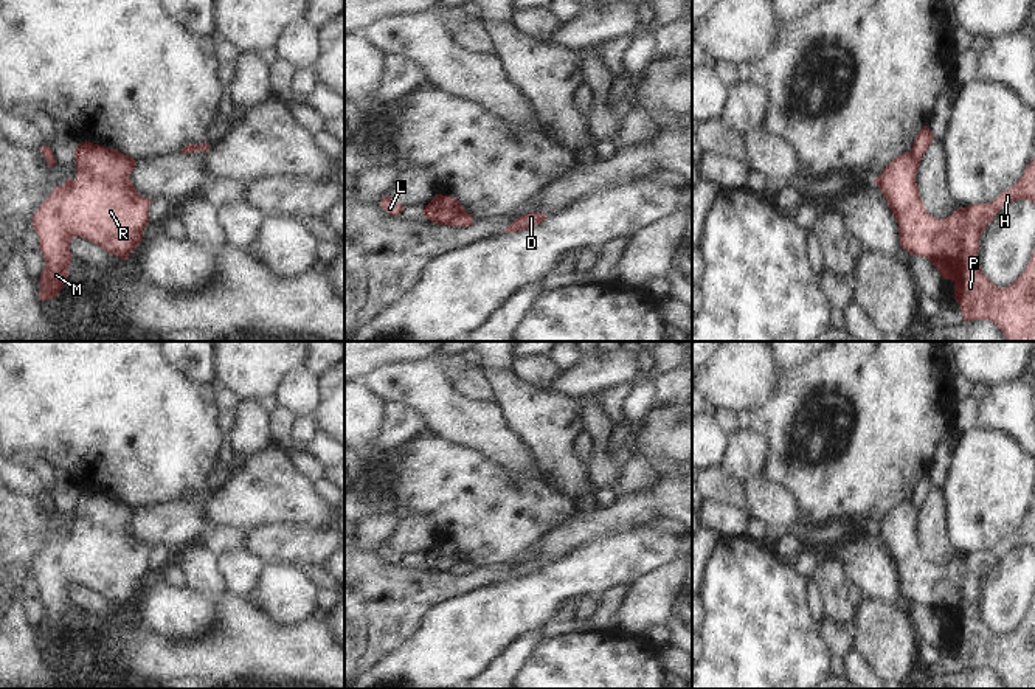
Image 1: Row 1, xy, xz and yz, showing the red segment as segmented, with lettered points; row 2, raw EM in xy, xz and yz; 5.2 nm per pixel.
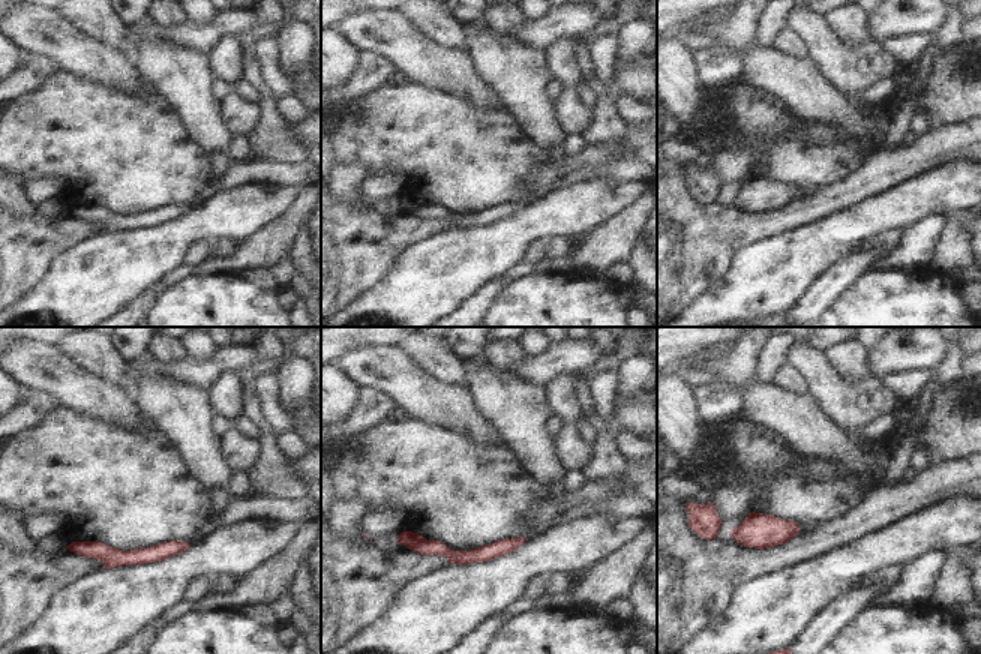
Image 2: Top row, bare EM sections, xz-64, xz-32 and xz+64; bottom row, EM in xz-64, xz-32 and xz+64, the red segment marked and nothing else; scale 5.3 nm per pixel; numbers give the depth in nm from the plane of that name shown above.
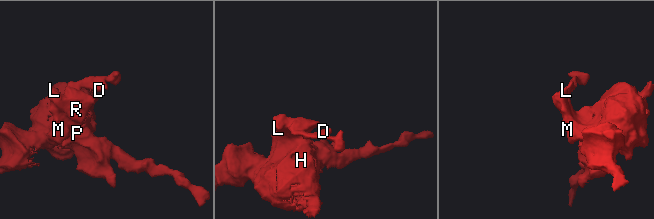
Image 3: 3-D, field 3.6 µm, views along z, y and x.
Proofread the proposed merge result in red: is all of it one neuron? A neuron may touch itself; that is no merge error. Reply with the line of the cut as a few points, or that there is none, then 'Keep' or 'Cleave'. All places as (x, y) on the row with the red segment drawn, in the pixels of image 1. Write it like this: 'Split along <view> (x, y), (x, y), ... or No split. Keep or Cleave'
Split along xz (464, 211), (446, 224). Cleave

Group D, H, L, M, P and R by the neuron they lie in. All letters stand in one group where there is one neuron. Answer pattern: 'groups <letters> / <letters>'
groups D / H L M P R

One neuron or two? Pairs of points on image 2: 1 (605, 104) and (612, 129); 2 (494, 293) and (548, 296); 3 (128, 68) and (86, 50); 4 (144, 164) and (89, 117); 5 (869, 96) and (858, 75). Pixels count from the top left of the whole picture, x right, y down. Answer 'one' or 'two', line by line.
1: one
2: two
3: one
4: one
5: two

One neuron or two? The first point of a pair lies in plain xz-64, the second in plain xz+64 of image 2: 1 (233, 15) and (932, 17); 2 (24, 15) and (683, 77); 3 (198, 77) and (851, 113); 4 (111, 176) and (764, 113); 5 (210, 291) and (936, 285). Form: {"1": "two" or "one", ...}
{"1": "one", "2": "two", "3": "two", "4": "one", "5": "one"}

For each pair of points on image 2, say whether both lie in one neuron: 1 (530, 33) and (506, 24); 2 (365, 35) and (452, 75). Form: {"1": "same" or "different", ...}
{"1": "different", "2": "same"}

